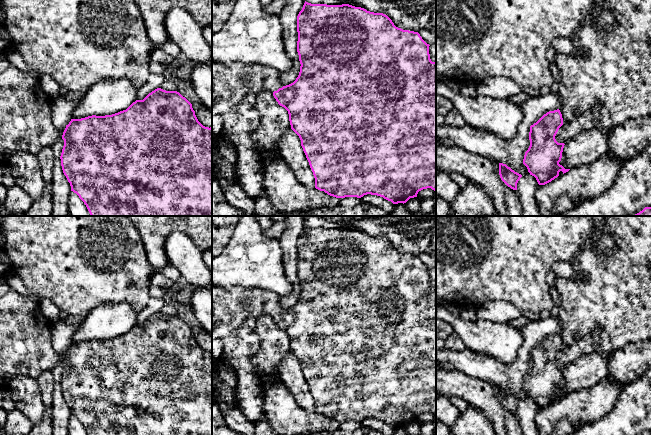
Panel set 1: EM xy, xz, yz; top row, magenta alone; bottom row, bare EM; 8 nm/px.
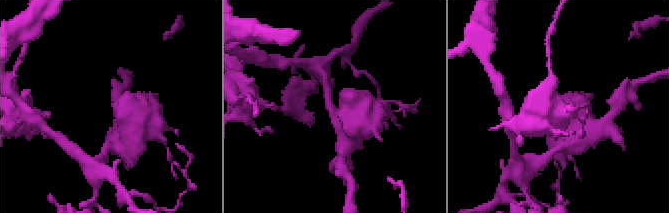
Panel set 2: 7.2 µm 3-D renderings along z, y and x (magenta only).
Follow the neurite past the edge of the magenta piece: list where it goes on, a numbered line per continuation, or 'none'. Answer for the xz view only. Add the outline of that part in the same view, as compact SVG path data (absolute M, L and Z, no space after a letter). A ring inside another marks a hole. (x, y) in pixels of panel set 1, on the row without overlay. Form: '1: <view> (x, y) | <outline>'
1: xz (234, 312) | M212 285L212 340L220 339L223 342L223 356L237 372L236 399L238 408L243 415L253 423L256 423L264 415L263 394L261 392L258 377L254 371L251 358L259 349L260 341L255 332L256 320L262 315L277 315L284 309L280 305L280 296L272 291L257 287L246 288L236 286L230 290Z

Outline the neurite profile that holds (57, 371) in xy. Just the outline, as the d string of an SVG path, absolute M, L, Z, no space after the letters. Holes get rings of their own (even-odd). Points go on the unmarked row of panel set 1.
M62 320L52 324L52 346L60 356L60 361L51 370L54 379L53 406L51 411L53 435L68 435L68 421L71 410L63 397L60 380L64 370L64 364L62 363L63 356L71 345L72 338L78 327L79 324L67 324Z

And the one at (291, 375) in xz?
M288 354L279 365L280 380L304 410L315 412L315 402L301 370L299 360Z

